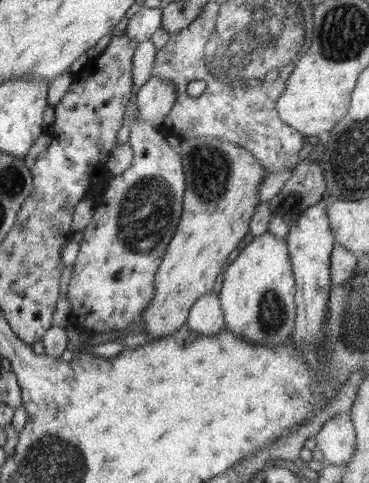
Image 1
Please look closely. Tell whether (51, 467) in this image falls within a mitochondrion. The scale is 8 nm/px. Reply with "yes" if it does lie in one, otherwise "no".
yes

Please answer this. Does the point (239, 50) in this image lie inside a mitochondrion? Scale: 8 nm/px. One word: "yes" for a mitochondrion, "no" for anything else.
yes

